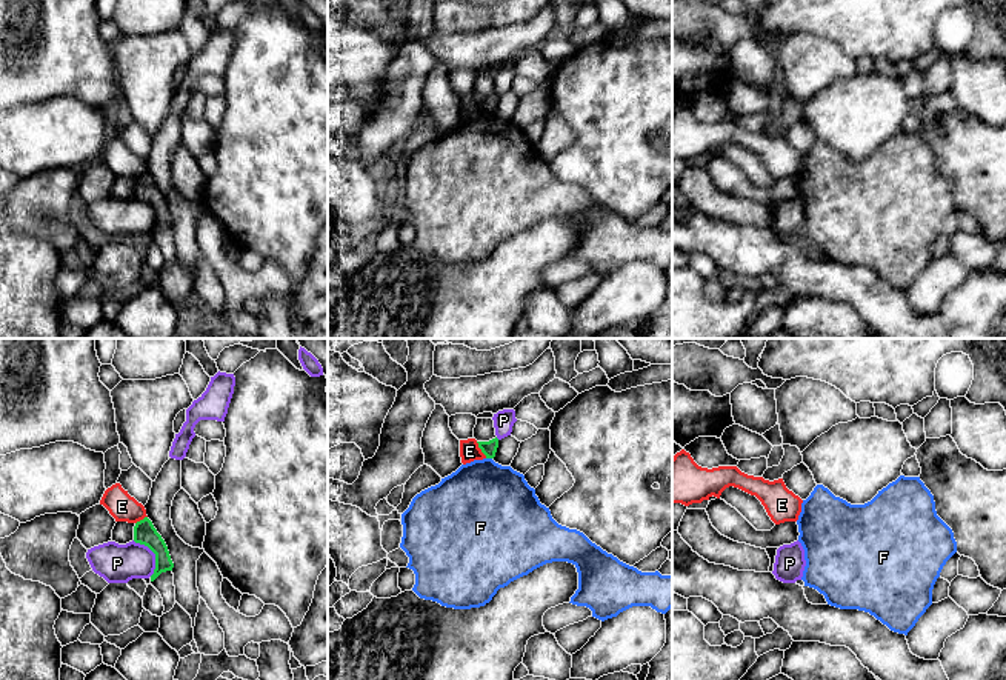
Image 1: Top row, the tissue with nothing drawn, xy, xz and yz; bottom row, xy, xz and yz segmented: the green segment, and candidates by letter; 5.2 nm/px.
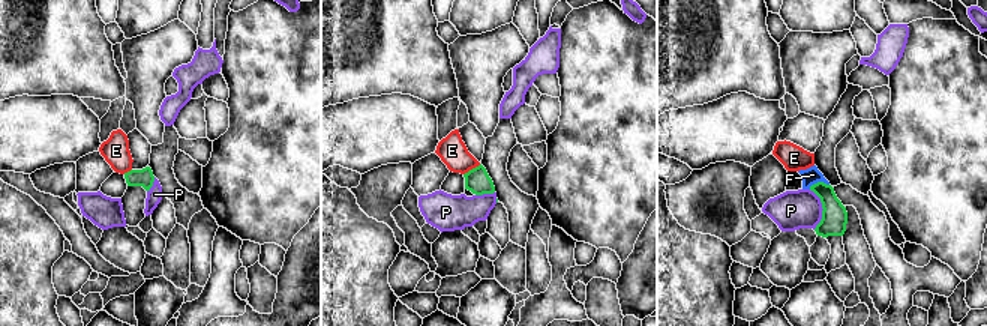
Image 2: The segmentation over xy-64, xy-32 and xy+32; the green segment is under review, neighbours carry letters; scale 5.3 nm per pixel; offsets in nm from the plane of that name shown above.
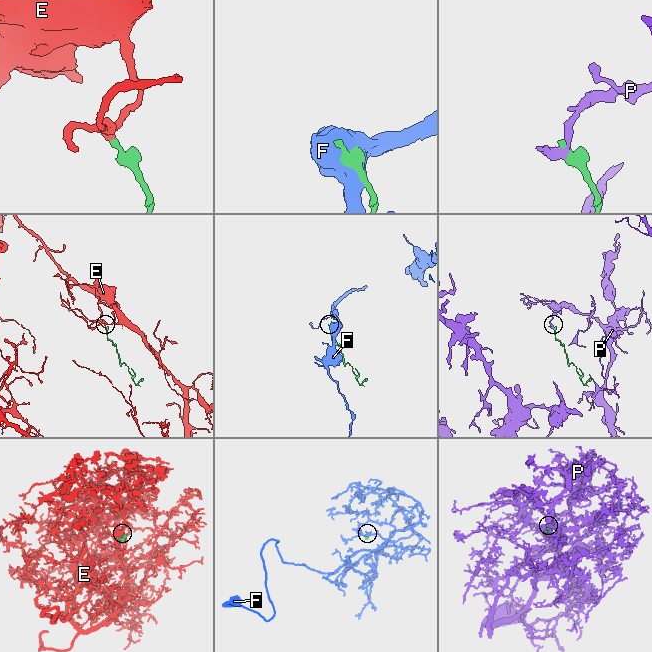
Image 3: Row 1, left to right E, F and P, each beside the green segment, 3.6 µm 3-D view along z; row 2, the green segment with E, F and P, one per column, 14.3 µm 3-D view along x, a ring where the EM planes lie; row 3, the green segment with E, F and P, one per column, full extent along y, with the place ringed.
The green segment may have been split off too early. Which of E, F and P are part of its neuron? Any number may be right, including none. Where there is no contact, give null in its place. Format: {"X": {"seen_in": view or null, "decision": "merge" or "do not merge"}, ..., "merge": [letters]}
{"E": {"seen_in": "xz", "decision": "do not merge"}, "F": {"seen_in": "xz", "decision": "do not merge"}, "P": {"seen_in": "xy", "decision": "do not merge"}, "merge": []}

